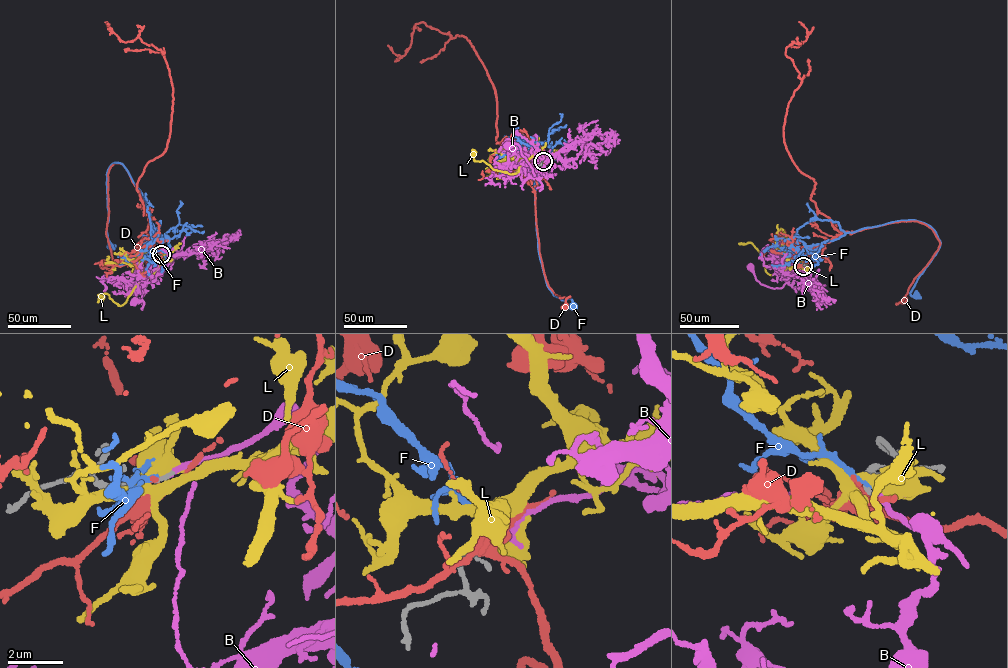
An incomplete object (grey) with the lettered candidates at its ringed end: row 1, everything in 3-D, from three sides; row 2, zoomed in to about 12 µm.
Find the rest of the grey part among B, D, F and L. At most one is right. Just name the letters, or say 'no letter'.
B

